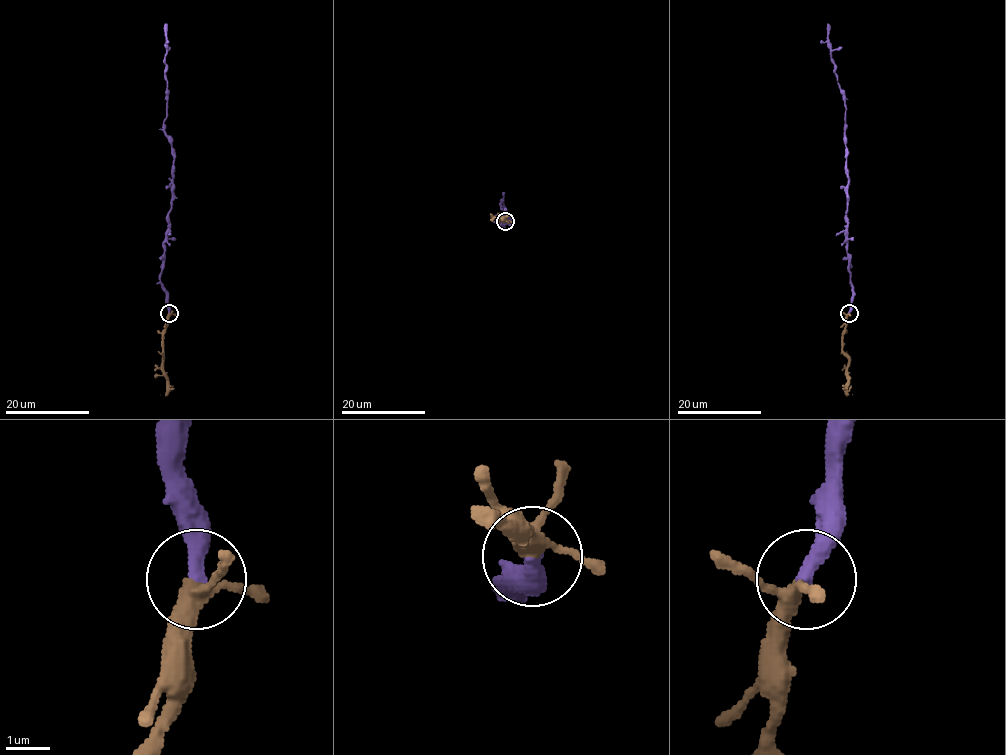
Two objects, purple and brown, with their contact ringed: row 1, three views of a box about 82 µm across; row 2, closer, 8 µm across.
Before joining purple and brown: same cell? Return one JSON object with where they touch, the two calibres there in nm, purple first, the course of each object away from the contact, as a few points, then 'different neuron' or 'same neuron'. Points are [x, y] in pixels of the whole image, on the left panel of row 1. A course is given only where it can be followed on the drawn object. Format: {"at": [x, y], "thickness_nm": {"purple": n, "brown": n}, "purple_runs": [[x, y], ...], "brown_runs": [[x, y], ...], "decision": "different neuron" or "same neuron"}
{"at": [169, 313], "thickness_nm": {"purple": 360, "brown": 280}, "purple_runs": [[169, 313], [166, 289], [160, 281], [174, 159], [174, 149], [163, 123], [167, 116], [166, 23]], "brown_runs": [[169, 313], [162, 336], [167, 393], [160, 395]], "decision": "same neuron"}

